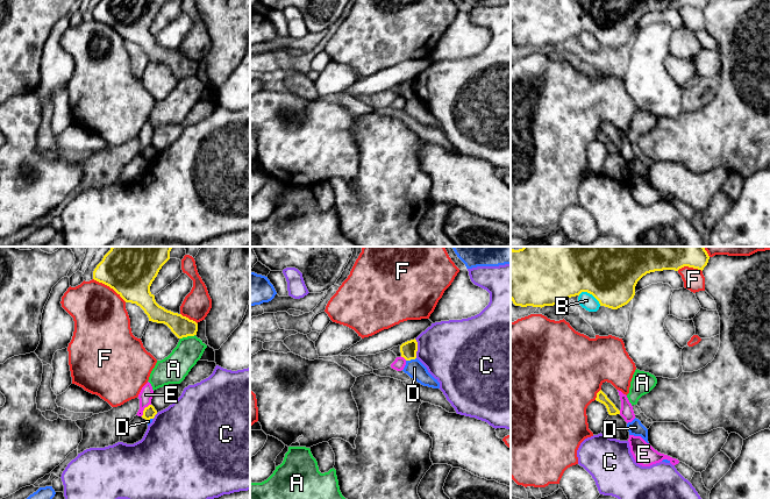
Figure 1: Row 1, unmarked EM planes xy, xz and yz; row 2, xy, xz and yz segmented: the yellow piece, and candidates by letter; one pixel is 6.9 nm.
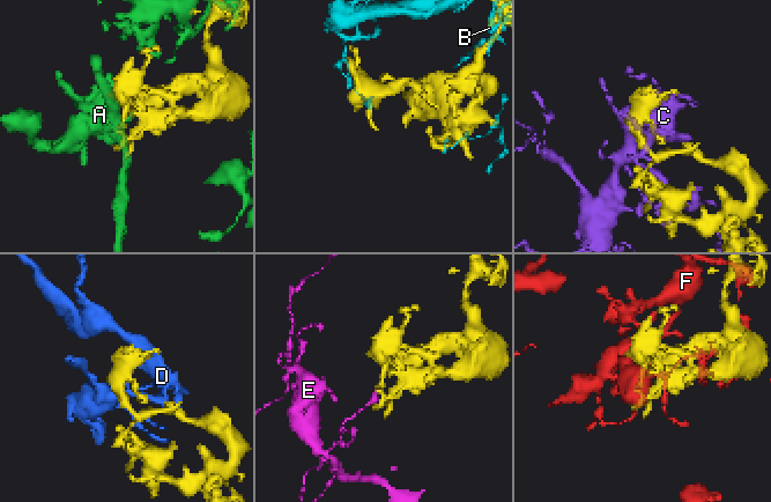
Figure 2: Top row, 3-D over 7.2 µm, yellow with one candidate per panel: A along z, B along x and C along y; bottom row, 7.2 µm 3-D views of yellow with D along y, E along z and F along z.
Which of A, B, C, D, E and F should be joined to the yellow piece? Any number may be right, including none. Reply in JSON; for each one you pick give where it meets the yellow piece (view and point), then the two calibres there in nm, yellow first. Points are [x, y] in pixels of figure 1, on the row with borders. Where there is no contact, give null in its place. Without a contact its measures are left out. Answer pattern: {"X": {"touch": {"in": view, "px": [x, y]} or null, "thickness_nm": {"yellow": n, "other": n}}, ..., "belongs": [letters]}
{"belongs": []}

